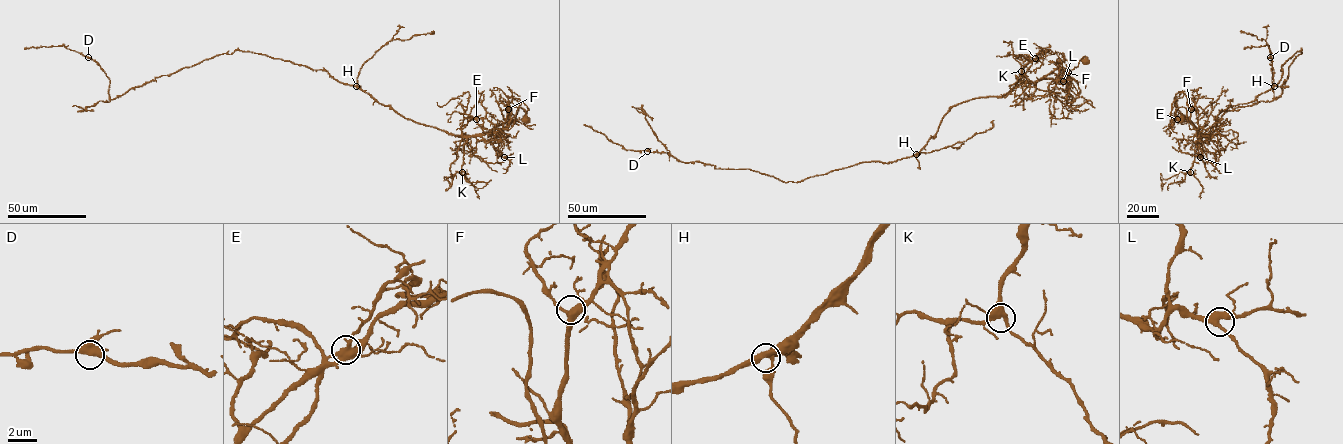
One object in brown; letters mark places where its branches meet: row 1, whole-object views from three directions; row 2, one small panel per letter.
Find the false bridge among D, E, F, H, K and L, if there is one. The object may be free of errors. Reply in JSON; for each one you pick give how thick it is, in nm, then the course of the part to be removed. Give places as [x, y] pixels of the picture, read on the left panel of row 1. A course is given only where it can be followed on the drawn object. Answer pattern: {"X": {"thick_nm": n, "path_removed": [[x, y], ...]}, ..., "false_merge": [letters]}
{"E": {"thick_nm": 420, "path_removed": [[476, 119], [468, 122], [462, 136], [499, 134], [494, 129], [509, 122], [506, 107], [512, 100], [529, 110]]}, "false_merge": ["E"]}

